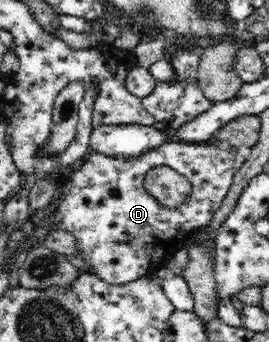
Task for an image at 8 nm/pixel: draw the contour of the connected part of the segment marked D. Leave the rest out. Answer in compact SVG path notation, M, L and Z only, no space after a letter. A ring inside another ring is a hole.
M167 141L159 144L159 147L152 148L151 151L143 152L140 156L136 157L110 156L97 152L89 154L89 159L83 163L83 167L81 167L79 171L73 169L73 173L61 183L63 201L61 201L59 207L55 209L55 223L57 223L57 227L59 227L61 231L70 234L76 242L76 248L73 249L73 253L64 257L71 263L71 266L74 266L76 270L79 271L79 273L86 272L87 274L92 274L95 278L107 283L108 286L123 286L127 283L142 279L144 276L147 277L149 273L154 273L156 270L159 270L159 268L164 267L173 255L173 252L178 251L180 246L185 245L185 243L191 239L195 231L199 231L199 229L206 228L210 225L211 221L214 219L215 211L219 210L223 199L226 199L227 191L230 190L234 175L242 169L242 166L245 165L245 161L246 152L243 150L226 148L215 142L196 144L195 142ZM159 166L169 166L171 169L184 175L191 182L192 188L188 194L188 199L185 200L183 204L177 205L176 208L167 208L165 205L159 204L155 196L147 191L145 184L146 175L150 170Z

